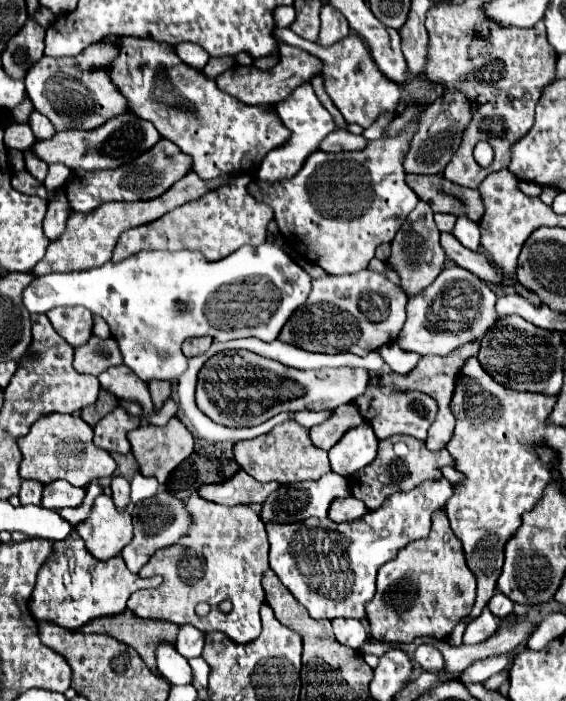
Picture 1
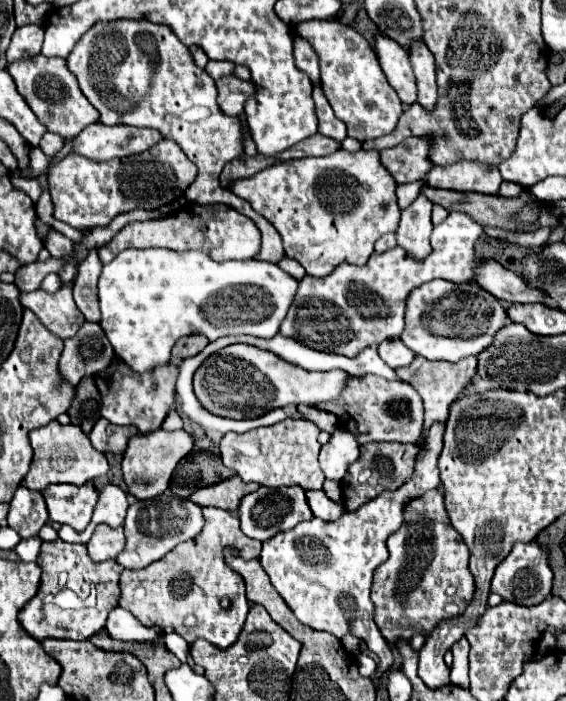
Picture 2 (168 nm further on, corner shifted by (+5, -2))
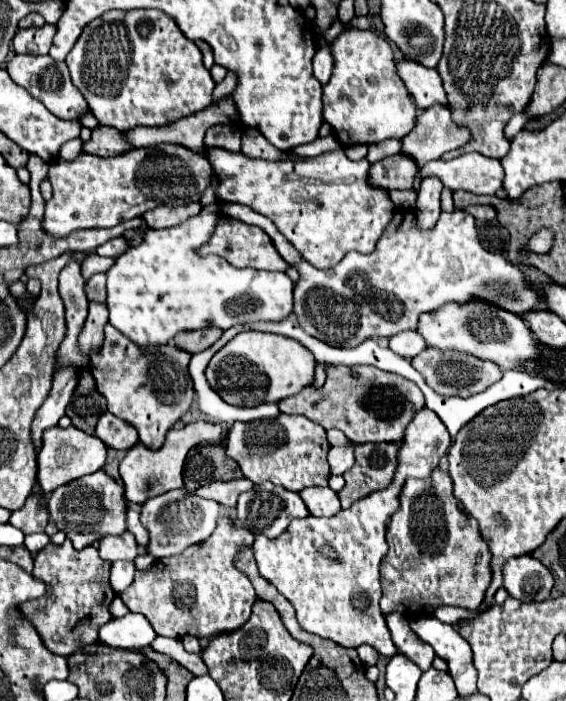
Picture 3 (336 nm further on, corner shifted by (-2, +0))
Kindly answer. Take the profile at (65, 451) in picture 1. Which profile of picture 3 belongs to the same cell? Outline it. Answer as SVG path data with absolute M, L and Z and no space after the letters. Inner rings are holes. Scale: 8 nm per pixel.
M75 426L47 428L43 432L43 446L41 446L39 456L37 456L37 464L39 464L37 482L39 482L39 488L45 494L49 494L65 482L71 482L71 480L77 480L85 474L93 474L93 472L101 470L105 466L105 462L107 462L107 446L97 436L85 434L83 430L79 430Z

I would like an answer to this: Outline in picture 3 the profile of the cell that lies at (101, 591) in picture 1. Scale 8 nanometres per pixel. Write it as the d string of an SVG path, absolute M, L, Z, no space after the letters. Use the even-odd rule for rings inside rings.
M69 540L61 546L47 544L35 558L33 576L45 580L47 592L37 600L21 604L21 612L35 626L41 640L59 656L69 656L73 650L99 640L99 628L111 620L109 606L117 596L109 582L111 562L101 560L93 546L75 550Z

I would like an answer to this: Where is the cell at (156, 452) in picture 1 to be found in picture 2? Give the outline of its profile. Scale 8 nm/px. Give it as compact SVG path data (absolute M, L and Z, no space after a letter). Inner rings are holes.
M160 428L150 434L132 436L122 460L122 478L128 486L128 492L138 500L156 498L158 494L162 494L170 484L176 464L192 450L192 446L194 446L194 438L186 430L166 432Z

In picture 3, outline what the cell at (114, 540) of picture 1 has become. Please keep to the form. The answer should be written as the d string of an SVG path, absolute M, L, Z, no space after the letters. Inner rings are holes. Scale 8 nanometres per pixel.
M131 532L109 534L99 540L99 554L107 562L115 560L133 560L139 554L139 546Z

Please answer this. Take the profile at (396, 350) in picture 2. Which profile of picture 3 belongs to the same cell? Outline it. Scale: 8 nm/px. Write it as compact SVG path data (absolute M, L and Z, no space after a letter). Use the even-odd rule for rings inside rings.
M415 330L413 332L403 332L403 334L397 334L397 336L389 338L389 348L395 354L407 358L407 360L415 358L425 346L427 346L425 340L421 340L421 336Z

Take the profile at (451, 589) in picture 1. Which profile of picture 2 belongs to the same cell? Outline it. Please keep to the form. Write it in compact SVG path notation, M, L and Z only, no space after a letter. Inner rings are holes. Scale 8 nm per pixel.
M428 490L426 494L410 500L406 504L406 514L402 526L390 534L386 540L388 546L388 560L378 566L374 572L372 584L372 602L376 606L374 620L388 642L396 642L398 638L410 640L414 632L432 632L440 620L454 618L462 614L474 596L474 578L468 570L468 546L464 544L462 536L450 524L450 518L444 508L444 494L442 490Z

